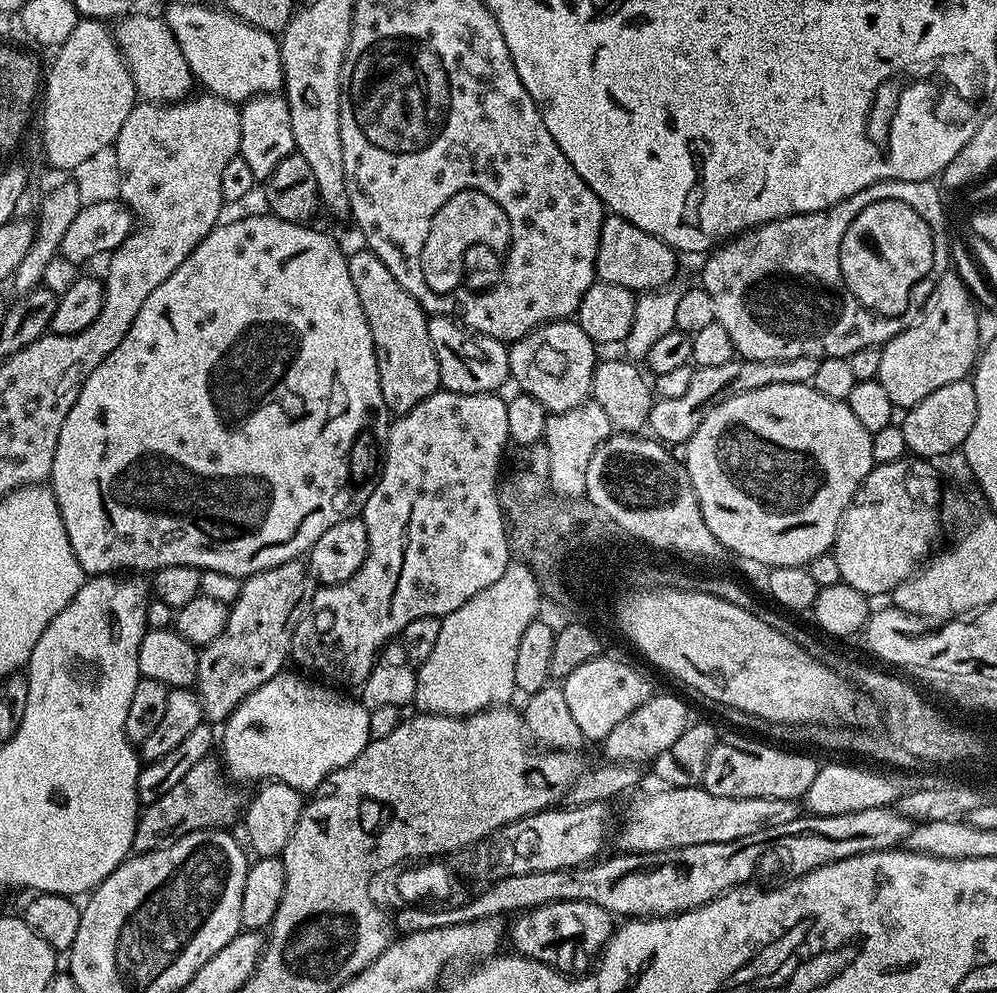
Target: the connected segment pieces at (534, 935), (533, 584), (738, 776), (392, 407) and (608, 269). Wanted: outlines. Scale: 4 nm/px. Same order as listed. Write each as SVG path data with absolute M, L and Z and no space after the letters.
M563 900L529 908L513 920L516 920L510 924L510 940L512 936L512 944L516 947L513 949L521 956L565 974L587 973L593 967L594 958L603 953L614 931L612 913L602 910L602 906L594 906L594 902L581 900Z
M512 562L509 563L506 574L502 574L502 578L494 582L494 586L486 586L486 590L474 594L470 602L462 602L458 610L443 617L438 630L438 643L430 658L419 665L416 674L415 711L429 716L473 716L488 708L507 705L511 701L508 699L517 695L514 661L518 655L518 642L522 642L526 626L538 619L541 603L541 590L535 575L526 564Z
M756 738L748 739L752 740L728 740L725 744L724 741L716 744L706 764L702 787L722 798L803 798L820 769L815 760L817 757L800 750L785 750Z
M361 250L351 253L348 265L358 302L362 302L362 314L366 314L376 347L382 398L389 413L405 416L414 410L414 406L418 406L418 402L430 398L441 387L438 358L430 342L429 313L413 296L406 294L402 286L398 286L398 278L394 278L394 274L390 274L390 270L386 270L386 266L382 266L380 259L372 252Z
M615 214L605 215L596 255L596 275L599 279L614 286L626 286L626 290L637 294L664 290L676 276L676 259L676 249L666 241L634 226L634 222L626 222L626 218Z

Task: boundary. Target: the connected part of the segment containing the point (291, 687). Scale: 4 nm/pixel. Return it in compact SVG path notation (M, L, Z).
M296 670L279 672L277 676L270 678L270 682L258 686L258 690L251 692L228 719L223 721L224 733L221 736L219 733L218 736L218 756L229 781L245 786L251 780L269 780L294 786L302 794L312 794L331 772L354 762L354 758L362 754L368 741L373 739L373 713L359 699L351 700L340 692L343 691L327 683L317 682Z

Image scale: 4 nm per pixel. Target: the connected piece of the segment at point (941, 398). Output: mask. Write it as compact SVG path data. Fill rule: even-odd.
M971 379L950 382L934 390L934 394L926 394L922 402L903 413L904 420L899 421L902 438L906 438L908 452L916 458L933 458L932 456L948 456L952 451L963 449L970 430L974 430L974 422L978 418L978 394L974 394Z

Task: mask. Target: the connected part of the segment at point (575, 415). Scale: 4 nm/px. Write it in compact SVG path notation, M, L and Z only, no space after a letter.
M585 402L574 406L574 410L565 412L553 412L546 422L543 441L550 450L550 472L546 477L547 483L552 483L551 491L558 496L583 497L586 493L586 470L590 470L590 458L594 458L594 450L603 440L613 435L614 429L610 417L606 415L602 406L594 402Z

